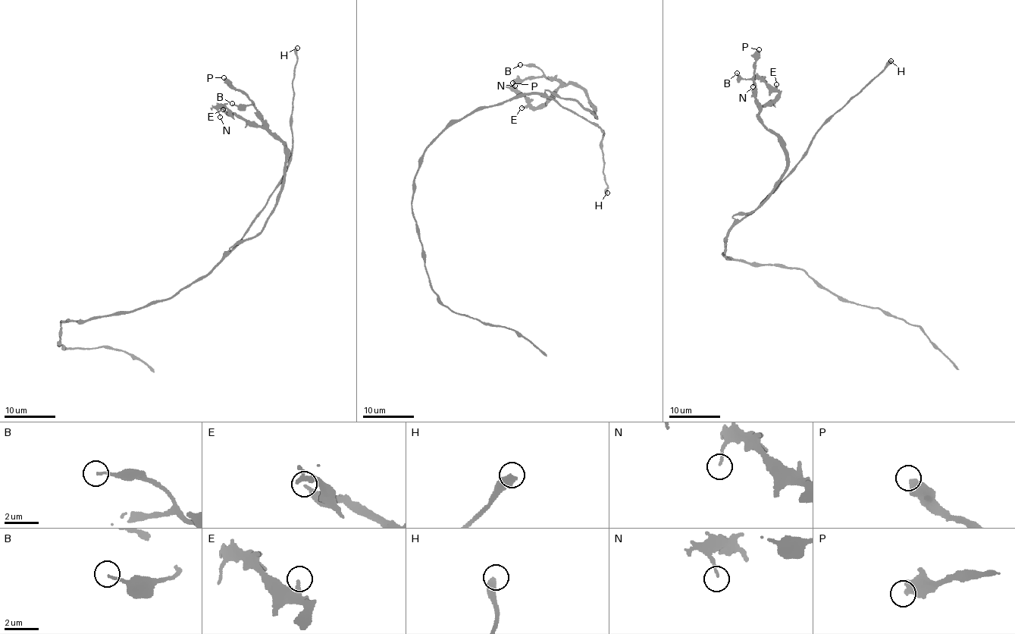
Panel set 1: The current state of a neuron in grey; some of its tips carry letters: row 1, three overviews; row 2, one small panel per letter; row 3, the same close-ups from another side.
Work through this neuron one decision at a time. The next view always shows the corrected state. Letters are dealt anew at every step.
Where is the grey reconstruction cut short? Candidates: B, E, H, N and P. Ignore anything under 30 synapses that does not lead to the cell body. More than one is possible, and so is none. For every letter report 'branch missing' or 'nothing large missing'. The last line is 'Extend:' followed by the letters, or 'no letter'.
B: nothing large missing
E: nothing large missing
H: branch missing
N: nothing large missing
P: nothing large missing
Extend: H

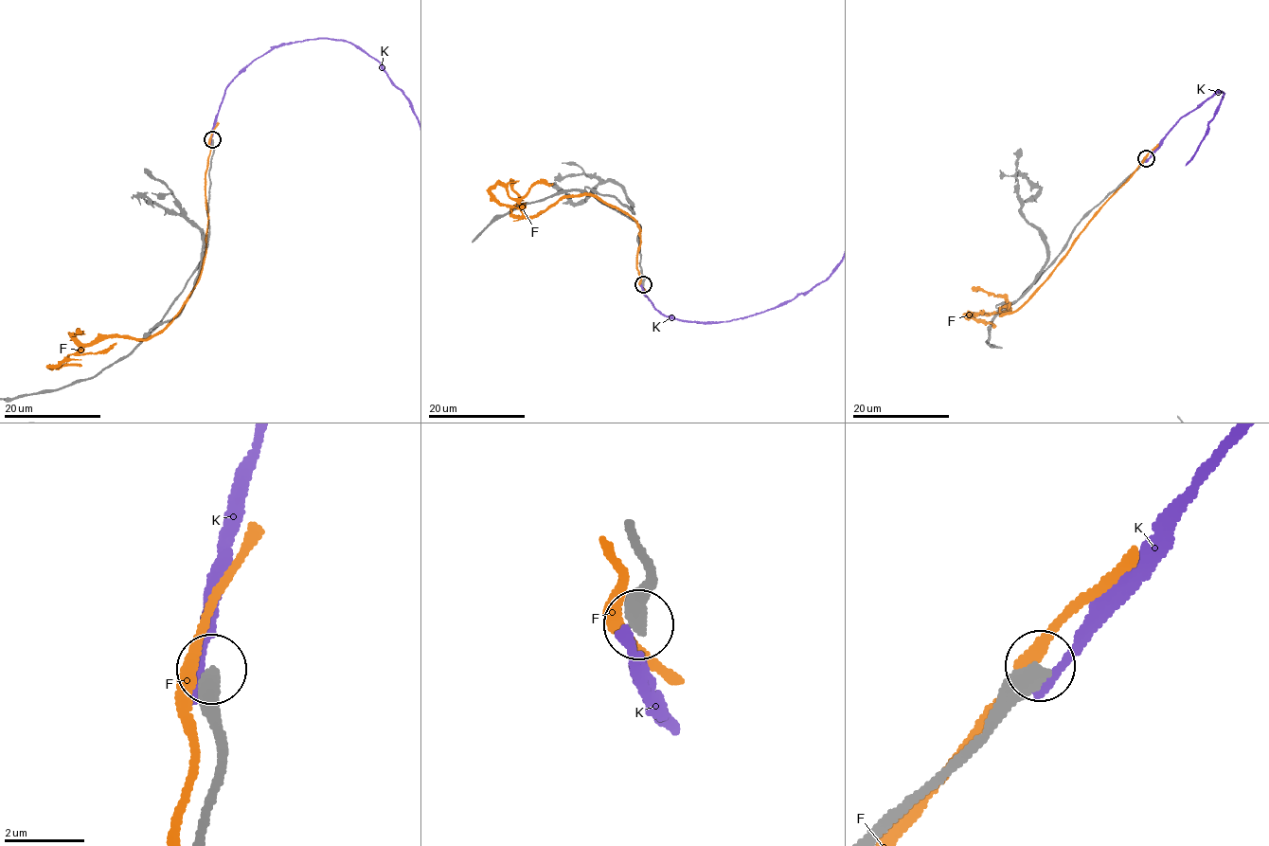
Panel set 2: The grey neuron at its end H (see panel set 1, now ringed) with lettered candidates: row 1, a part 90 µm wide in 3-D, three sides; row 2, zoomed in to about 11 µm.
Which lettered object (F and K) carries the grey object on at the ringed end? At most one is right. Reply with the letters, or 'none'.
none

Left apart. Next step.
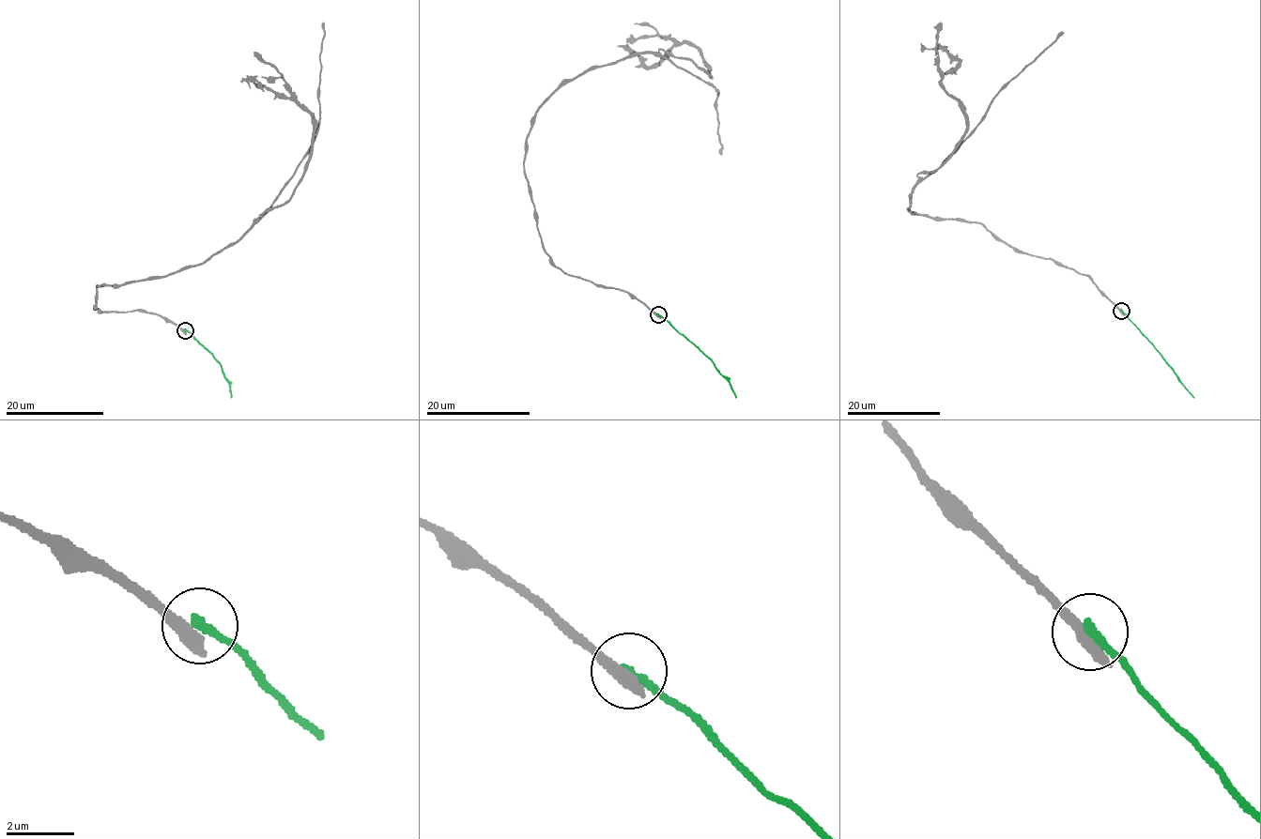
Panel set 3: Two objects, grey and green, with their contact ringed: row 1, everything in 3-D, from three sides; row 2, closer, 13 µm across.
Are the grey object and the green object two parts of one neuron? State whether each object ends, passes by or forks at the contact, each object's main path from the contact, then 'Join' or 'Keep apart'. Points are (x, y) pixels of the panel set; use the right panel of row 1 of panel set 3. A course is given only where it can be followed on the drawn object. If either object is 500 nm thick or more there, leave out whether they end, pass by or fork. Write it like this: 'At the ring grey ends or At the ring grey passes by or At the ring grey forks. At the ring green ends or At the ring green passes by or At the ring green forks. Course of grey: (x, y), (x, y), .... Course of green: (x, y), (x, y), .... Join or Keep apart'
At the ring grey ends. At the ring green ends. Course of grey: (1121, 311), (1088, 276), (981, 223), (908, 208), (917, 175), (966, 127), (940, 79), (959, 62), (936, 47). Course of green: (1121, 311), (1194, 397). Keep apart

